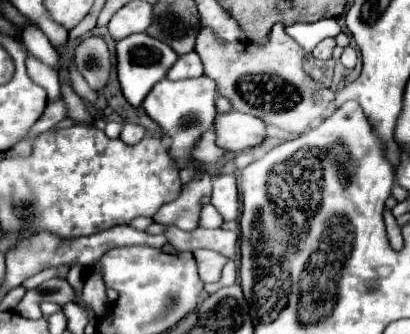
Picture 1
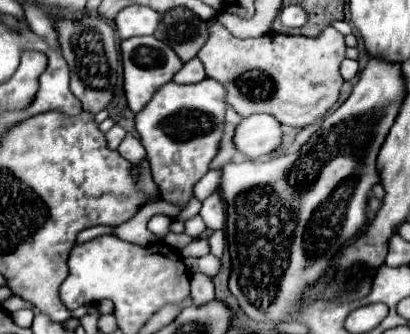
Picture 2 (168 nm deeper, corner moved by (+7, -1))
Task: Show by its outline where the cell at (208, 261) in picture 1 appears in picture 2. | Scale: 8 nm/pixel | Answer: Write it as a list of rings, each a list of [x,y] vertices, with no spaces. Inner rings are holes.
[[[199,271],[193,273],[191,275],[191,297],[193,297],[195,305],[201,305],[201,303],[207,303],[209,299],[213,299],[215,297],[213,279]]]

